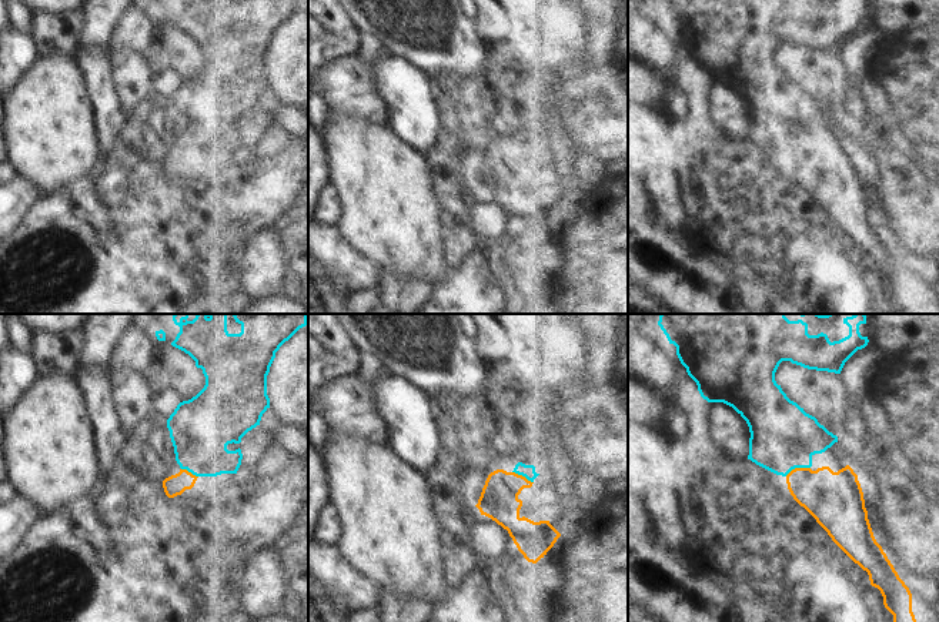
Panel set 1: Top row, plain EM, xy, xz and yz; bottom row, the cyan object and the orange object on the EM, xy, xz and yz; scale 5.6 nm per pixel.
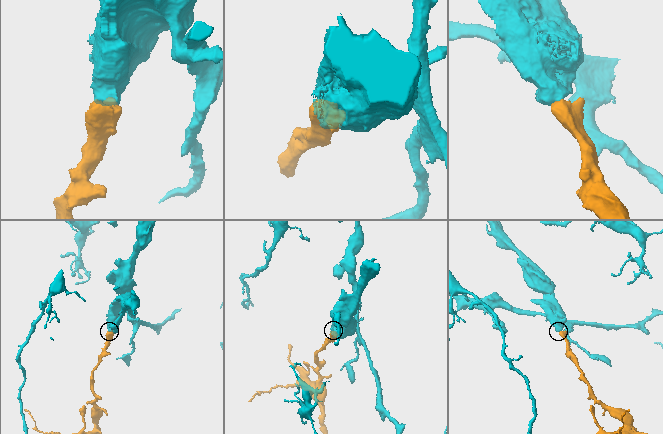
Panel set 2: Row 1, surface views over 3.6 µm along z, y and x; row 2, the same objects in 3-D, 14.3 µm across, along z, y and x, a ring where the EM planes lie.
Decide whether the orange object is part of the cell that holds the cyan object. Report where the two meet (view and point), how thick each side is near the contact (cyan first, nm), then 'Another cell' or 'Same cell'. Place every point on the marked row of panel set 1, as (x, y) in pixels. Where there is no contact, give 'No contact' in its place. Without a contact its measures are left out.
Touches cyan at yz (797, 467). Thickness 380 nm (cyan) against 300 nm. Same cell.

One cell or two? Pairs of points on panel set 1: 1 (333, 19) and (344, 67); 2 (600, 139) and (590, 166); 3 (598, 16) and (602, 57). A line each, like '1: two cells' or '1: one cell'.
1: two cells
2: two cells
3: one cell

